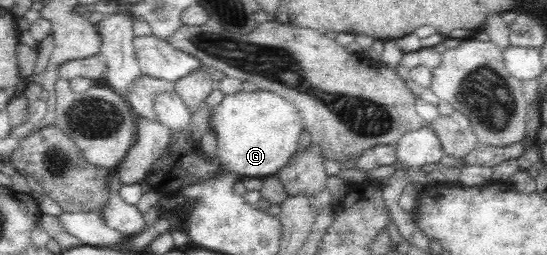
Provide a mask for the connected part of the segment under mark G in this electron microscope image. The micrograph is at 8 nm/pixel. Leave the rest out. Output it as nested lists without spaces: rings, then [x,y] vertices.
[[[258,89],[238,91],[226,95],[214,106],[209,126],[217,136],[215,155],[219,161],[239,178],[265,178],[276,174],[297,152],[302,120],[293,104],[280,95]]]

